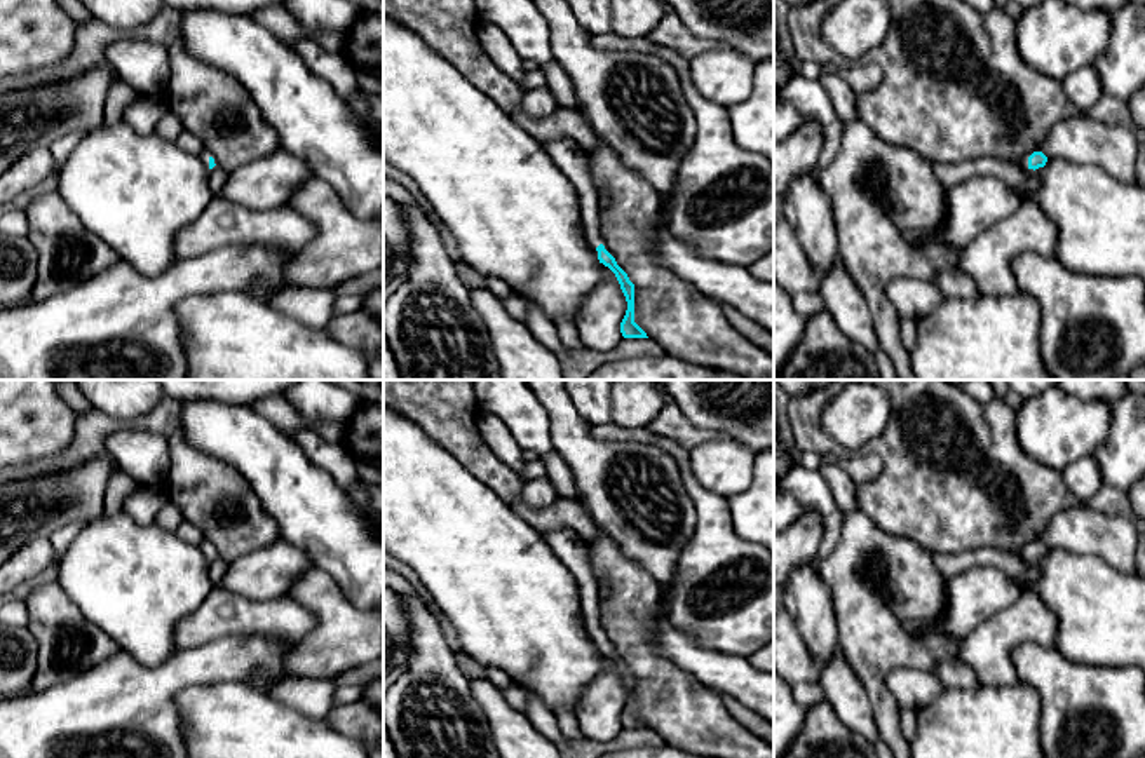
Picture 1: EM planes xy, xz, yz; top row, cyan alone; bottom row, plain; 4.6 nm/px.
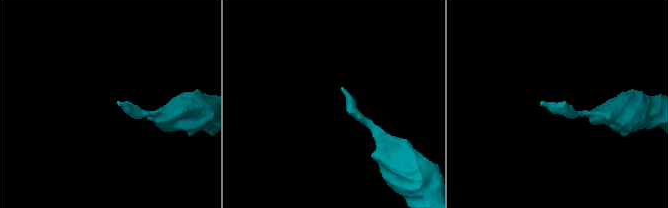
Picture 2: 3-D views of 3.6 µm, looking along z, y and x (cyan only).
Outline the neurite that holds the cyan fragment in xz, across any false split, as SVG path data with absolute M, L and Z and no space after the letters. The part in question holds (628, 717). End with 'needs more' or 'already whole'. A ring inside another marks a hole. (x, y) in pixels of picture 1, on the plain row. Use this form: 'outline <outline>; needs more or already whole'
outline M561 526L542 531L544 540L549 544L558 559L568 568L577 582L577 594L580 599L580 613L586 629L598 641L598 650L608 657L626 687L627 700L620 713L624 728L648 728L647 723L634 713L634 674L627 664L617 655L615 648L605 640L600 627L600 594L598 582L593 575L587 542L575 530Z; needs more

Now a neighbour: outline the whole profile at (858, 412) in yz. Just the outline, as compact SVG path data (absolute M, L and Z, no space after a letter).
M844 380L823 409L828 434L849 453L880 436L891 415L889 394L861 380Z

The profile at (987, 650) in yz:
M1026 591L960 641L959 660L976 673L979 687L1009 687L1018 681L1011 653L1023 643L1054 646L1056 636L1058 617Z

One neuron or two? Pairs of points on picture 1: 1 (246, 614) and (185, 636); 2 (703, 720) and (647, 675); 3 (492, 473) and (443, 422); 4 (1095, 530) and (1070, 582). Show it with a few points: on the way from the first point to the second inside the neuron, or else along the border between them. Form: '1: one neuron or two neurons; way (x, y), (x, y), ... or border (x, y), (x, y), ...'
1: one neuron; way (230, 615), (220, 615), (201, 628)
2: one neuron; way (689, 717), (661, 689)
3: one neuron; way (480, 460), (455, 434)
4: two neurons; border (1048, 548), (1097, 554), (1121, 570)

